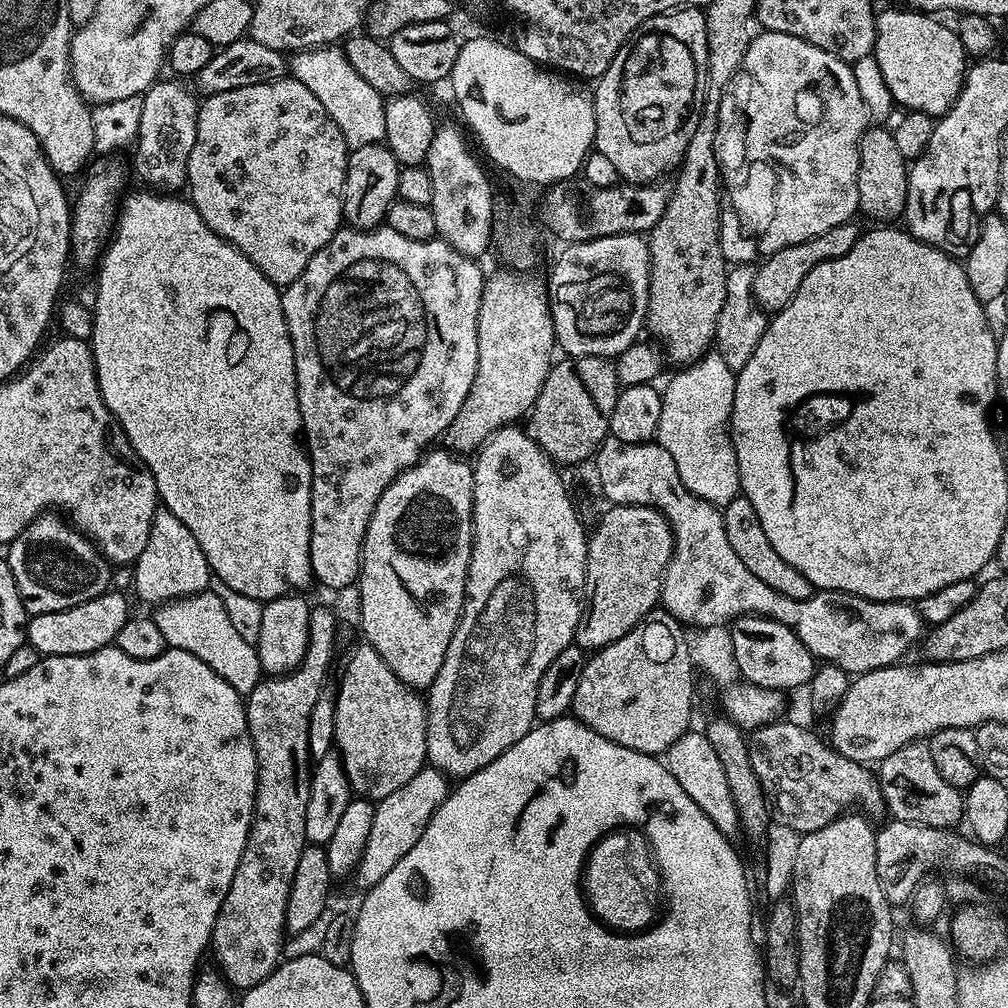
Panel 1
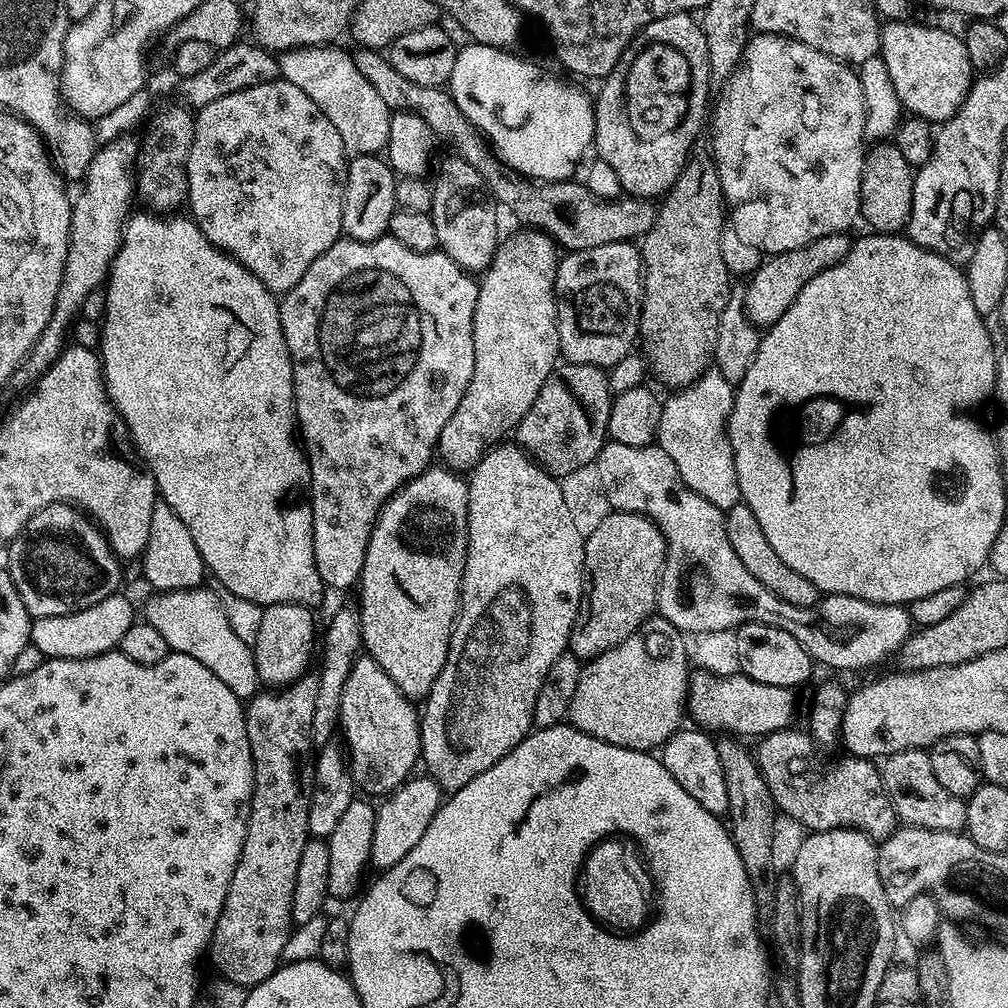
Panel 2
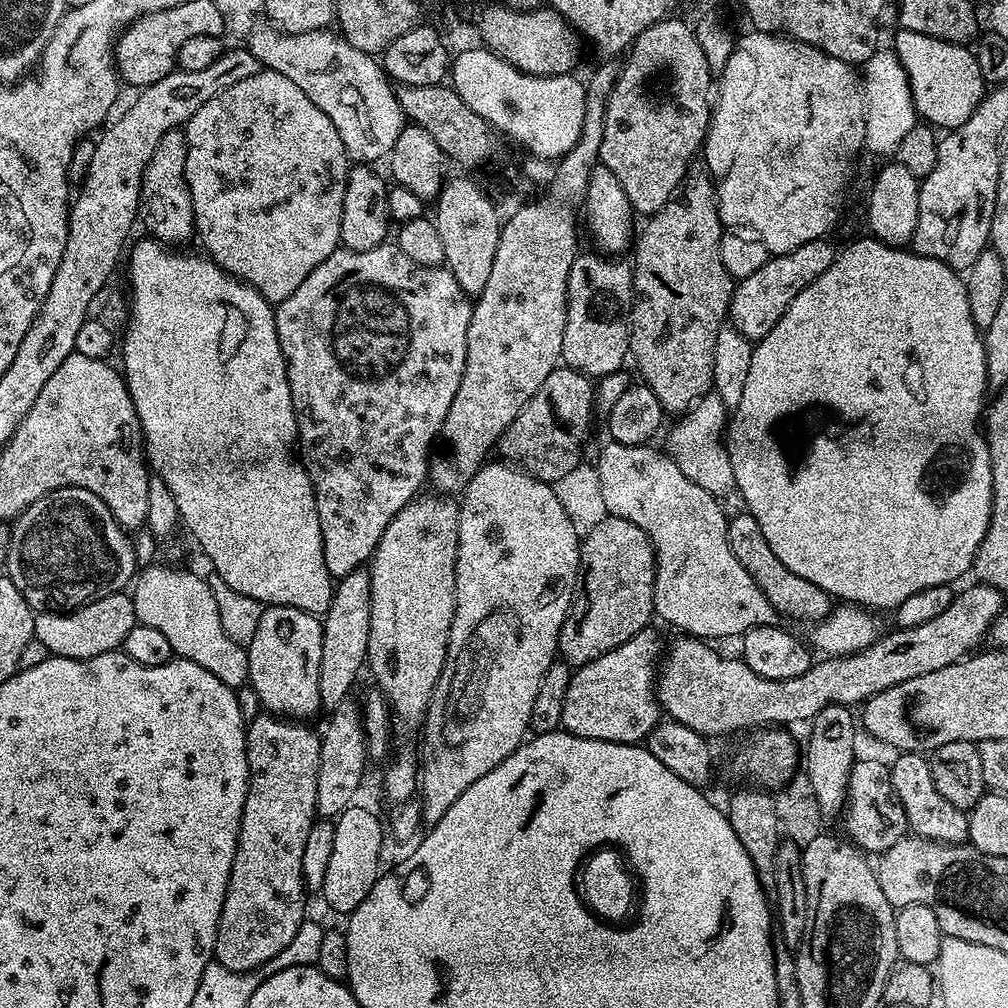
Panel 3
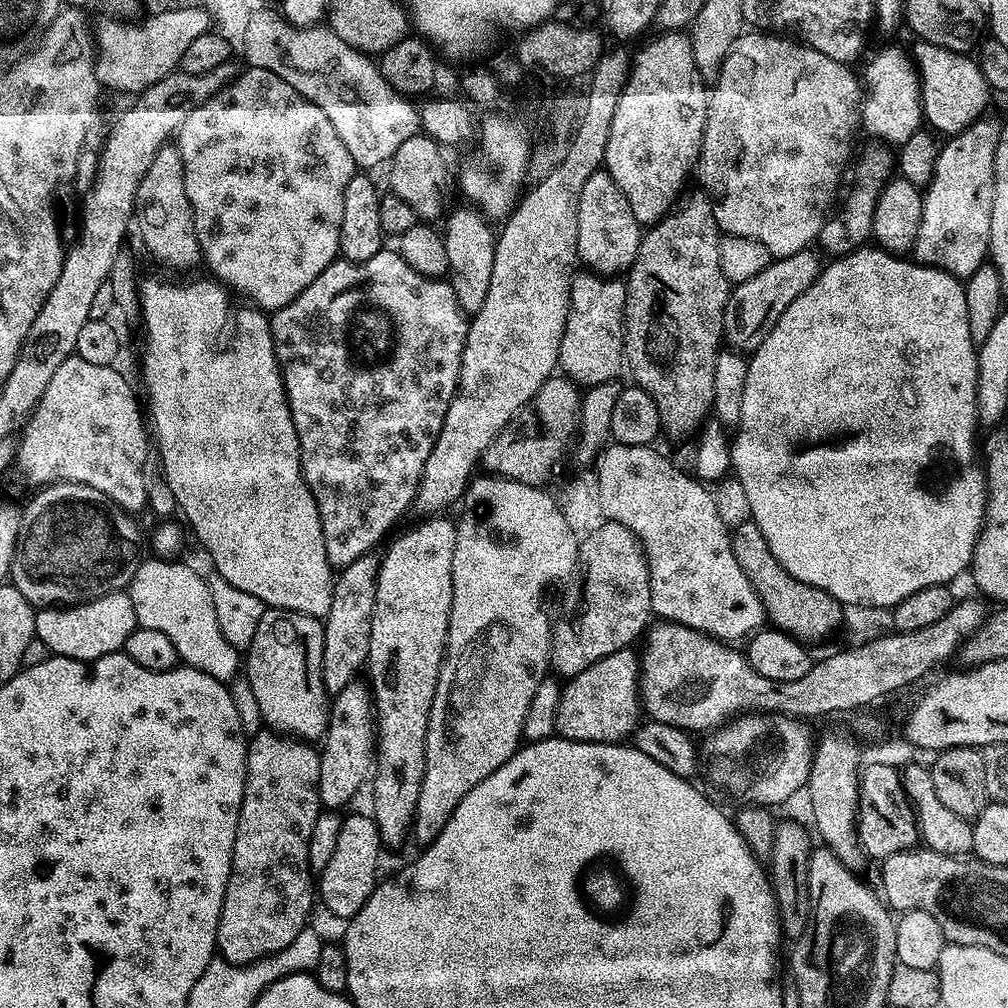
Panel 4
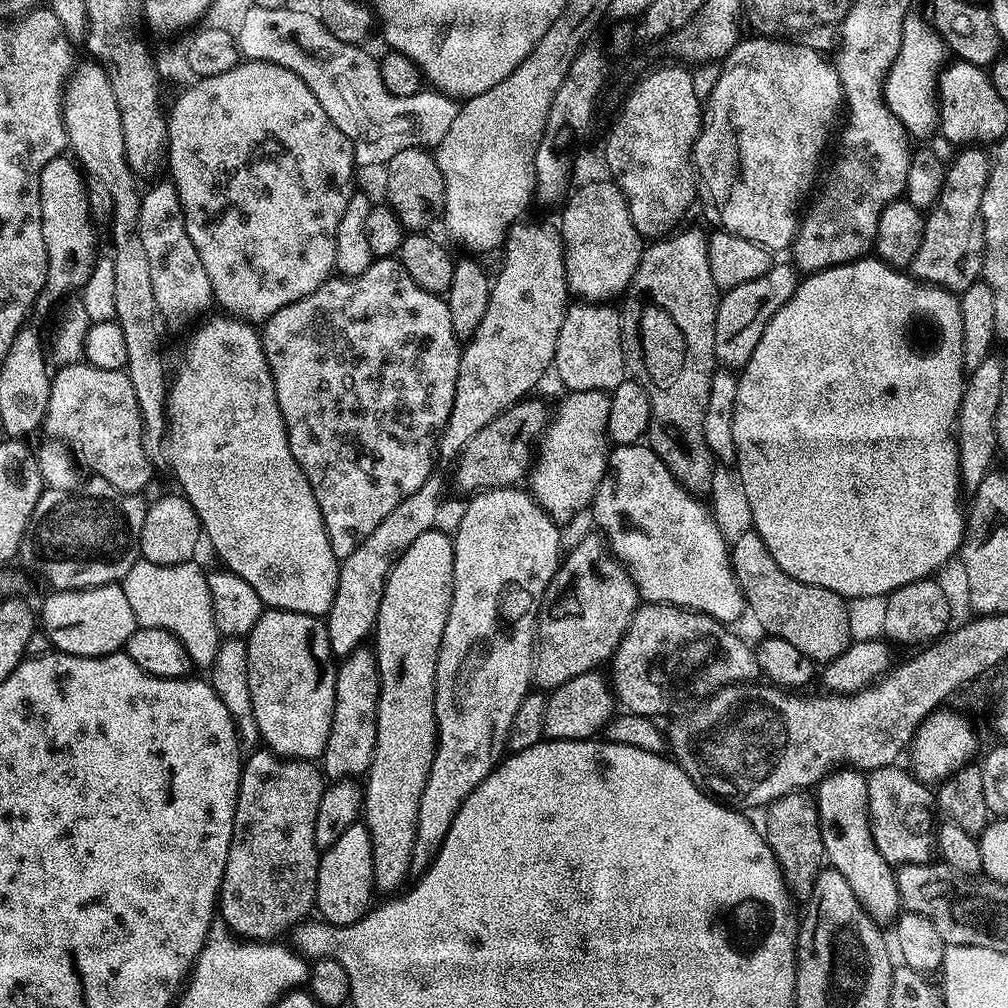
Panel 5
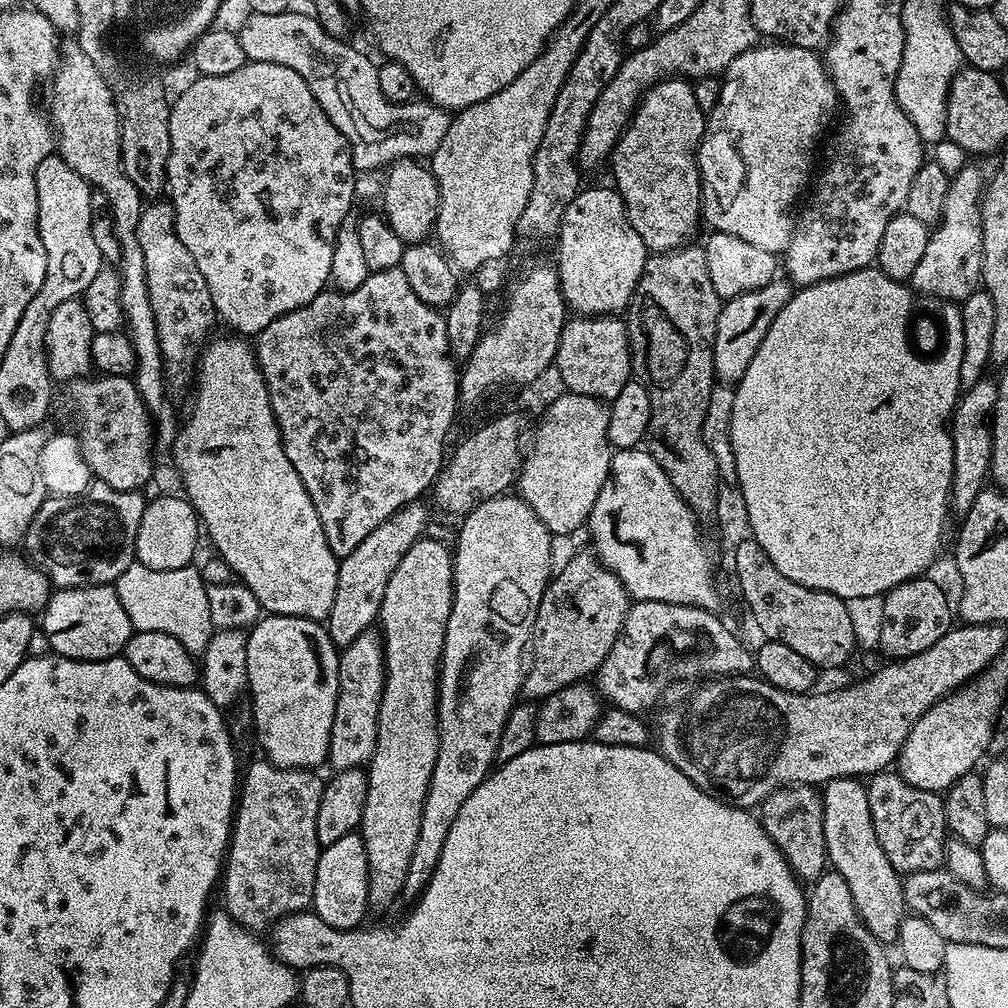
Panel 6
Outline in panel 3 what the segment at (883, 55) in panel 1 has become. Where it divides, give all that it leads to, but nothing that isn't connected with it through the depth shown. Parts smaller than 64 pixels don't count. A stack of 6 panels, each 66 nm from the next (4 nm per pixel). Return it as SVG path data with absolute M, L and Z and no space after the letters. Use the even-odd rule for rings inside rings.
M903 30L897 33L894 51L908 75L917 117L940 130L962 126L986 95L986 83L975 51L971 47L930 38L926 34Z

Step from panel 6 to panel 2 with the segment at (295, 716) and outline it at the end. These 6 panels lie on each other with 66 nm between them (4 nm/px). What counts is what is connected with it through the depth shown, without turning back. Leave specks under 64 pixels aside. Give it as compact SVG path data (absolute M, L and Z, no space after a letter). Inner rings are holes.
M270 604L267 605L262 614L262 626L258 630L258 638L254 645L256 653L256 665L260 675L260 683L264 686L287 686L299 680L301 676L309 671L308 663L313 663L314 652L312 656L312 643L317 643L318 628L312 621L311 607L303 604Z

